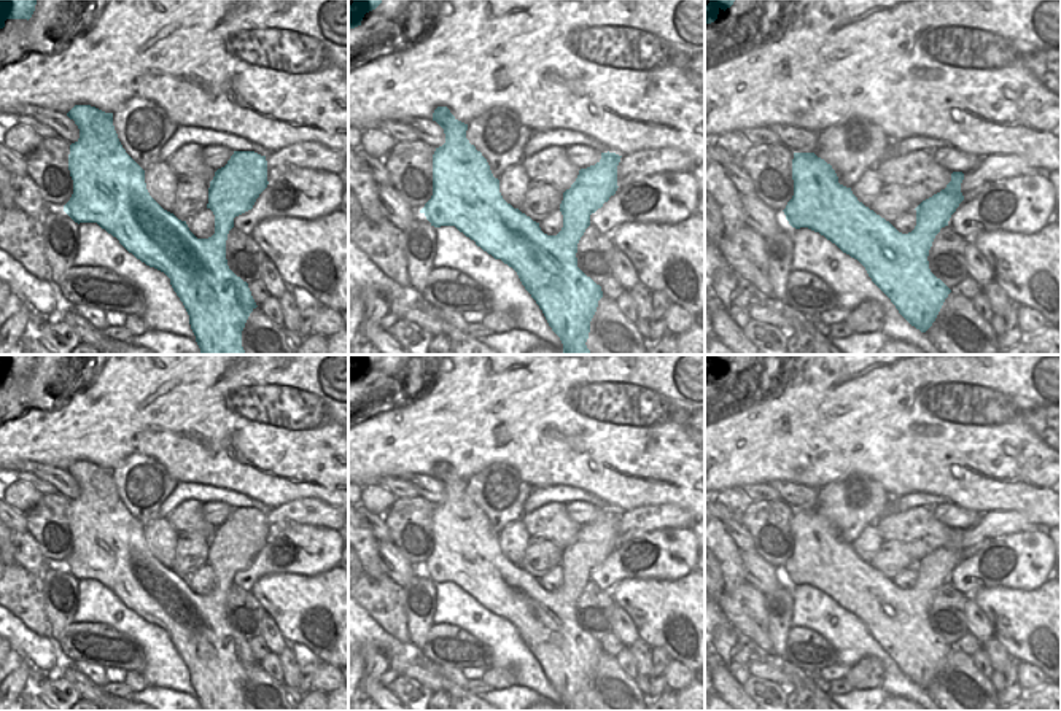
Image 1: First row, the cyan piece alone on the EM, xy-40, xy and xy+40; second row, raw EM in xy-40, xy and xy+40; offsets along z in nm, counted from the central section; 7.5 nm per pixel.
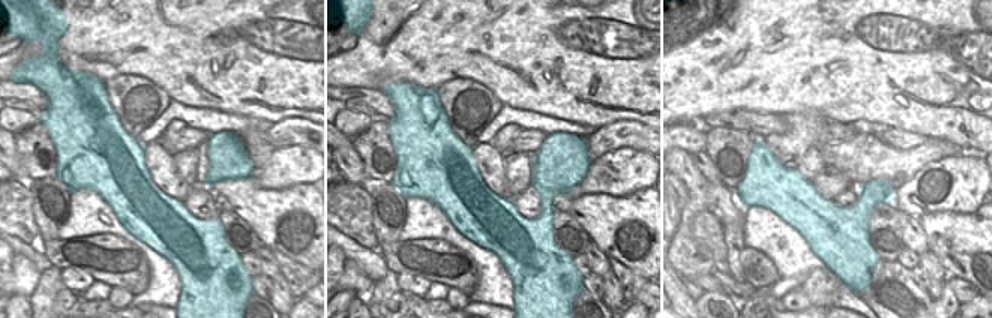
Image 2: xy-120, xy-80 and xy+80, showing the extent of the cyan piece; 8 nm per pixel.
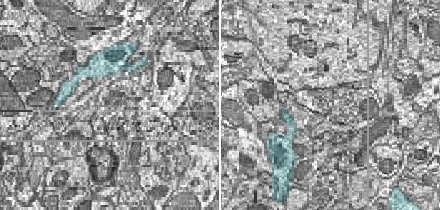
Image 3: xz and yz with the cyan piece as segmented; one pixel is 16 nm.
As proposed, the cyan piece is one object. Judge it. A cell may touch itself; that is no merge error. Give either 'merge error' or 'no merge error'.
no merge error

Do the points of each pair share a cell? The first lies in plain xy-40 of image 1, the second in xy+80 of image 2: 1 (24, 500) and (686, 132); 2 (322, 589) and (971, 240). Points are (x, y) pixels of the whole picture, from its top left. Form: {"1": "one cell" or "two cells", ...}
{"1": "two cells", "2": "one cell"}

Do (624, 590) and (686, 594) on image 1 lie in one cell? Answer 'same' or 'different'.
same

